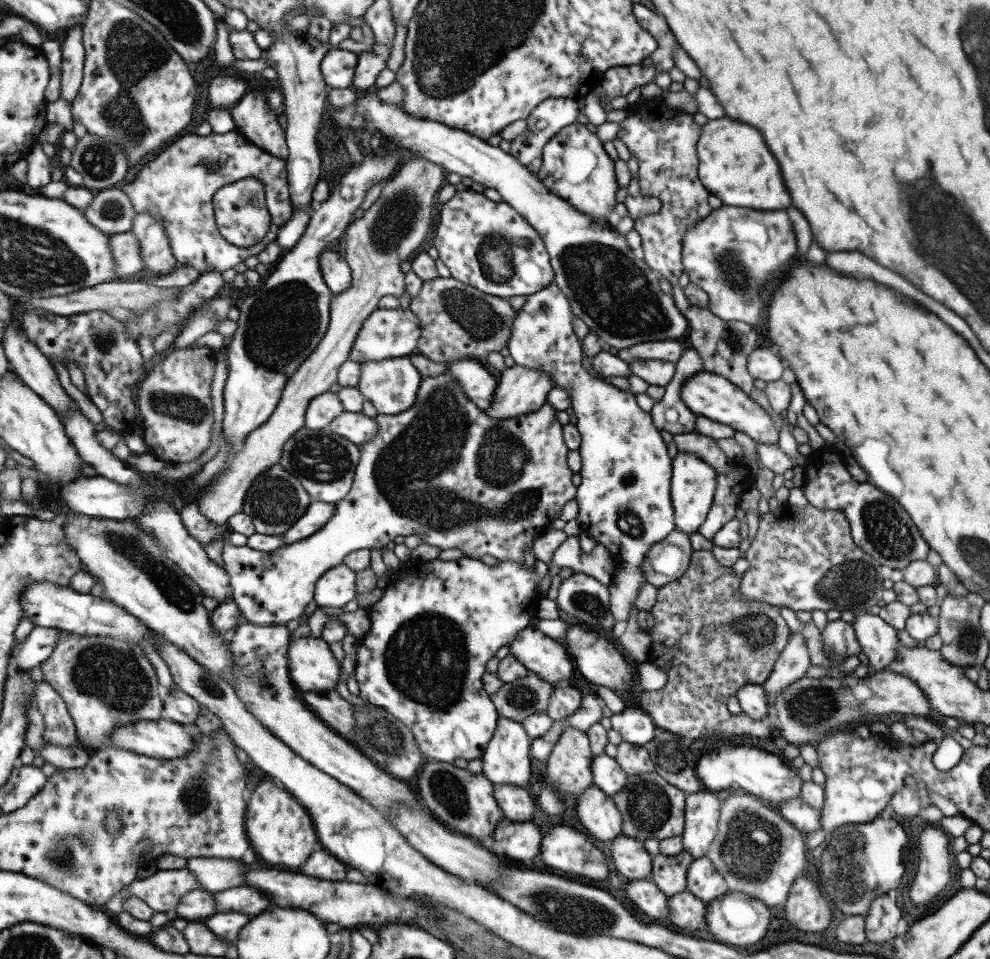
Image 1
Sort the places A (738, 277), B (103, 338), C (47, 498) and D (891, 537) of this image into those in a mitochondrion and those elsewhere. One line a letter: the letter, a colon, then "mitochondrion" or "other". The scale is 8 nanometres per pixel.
A: mitochondrion
B: mitochondrion
C: other
D: mitochondrion

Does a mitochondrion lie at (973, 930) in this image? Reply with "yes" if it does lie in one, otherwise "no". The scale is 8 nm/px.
no

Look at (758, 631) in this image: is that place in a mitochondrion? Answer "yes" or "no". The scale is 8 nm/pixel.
yes

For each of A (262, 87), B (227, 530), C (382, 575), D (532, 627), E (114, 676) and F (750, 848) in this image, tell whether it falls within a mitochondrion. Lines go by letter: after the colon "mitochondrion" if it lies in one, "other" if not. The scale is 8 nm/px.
A: other
B: other
C: other
D: other
E: mitochondrion
F: mitochondrion

